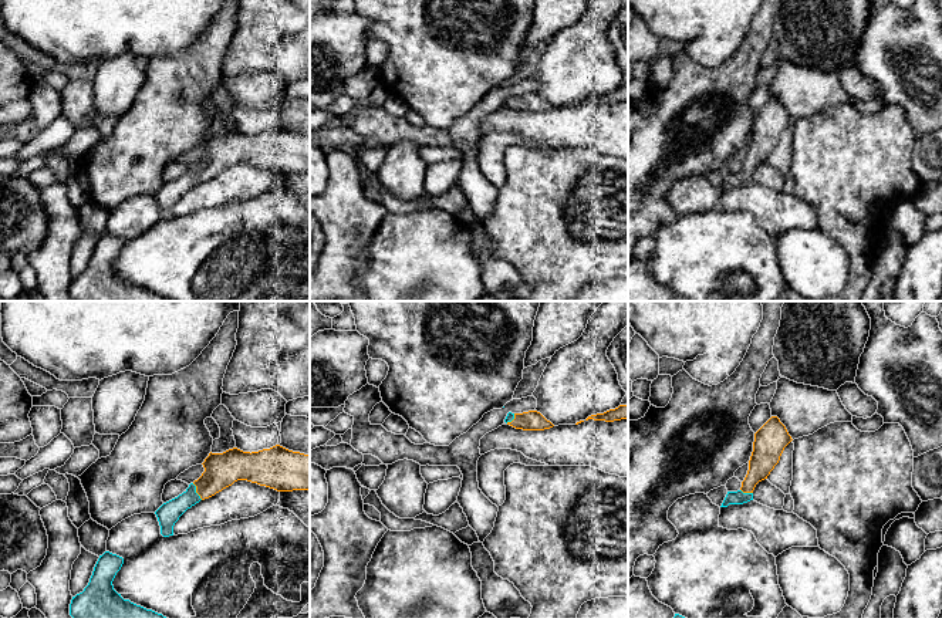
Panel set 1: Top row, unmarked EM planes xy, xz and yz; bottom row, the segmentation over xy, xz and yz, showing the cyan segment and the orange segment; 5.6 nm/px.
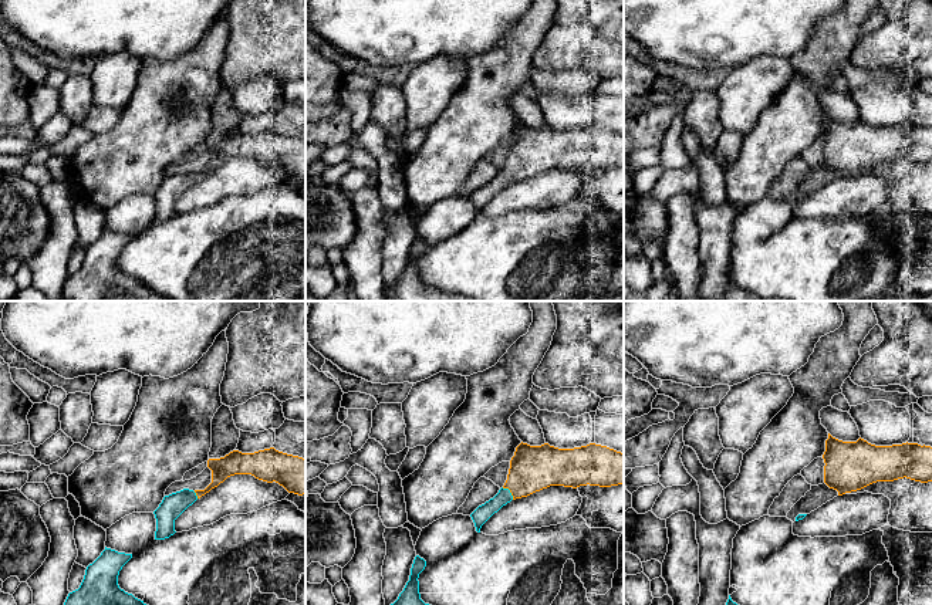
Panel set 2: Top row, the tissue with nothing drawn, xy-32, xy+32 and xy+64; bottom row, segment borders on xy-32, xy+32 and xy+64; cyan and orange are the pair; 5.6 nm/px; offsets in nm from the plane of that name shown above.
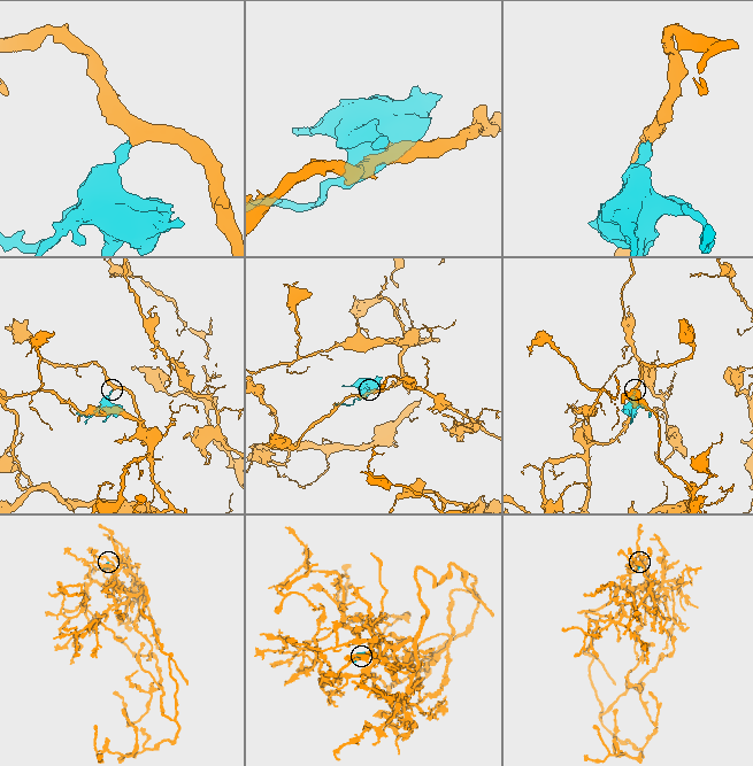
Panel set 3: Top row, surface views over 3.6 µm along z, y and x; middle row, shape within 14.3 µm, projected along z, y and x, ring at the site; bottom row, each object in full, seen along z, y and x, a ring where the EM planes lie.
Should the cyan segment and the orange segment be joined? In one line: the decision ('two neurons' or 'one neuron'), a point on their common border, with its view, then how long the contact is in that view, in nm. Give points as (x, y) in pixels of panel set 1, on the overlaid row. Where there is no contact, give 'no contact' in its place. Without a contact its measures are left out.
one neuron | xy (195, 492) | 110 nm

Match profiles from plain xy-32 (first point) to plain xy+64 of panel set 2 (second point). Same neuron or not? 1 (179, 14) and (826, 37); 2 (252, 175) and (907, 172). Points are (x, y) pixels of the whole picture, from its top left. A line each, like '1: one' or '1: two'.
1: two
2: two

